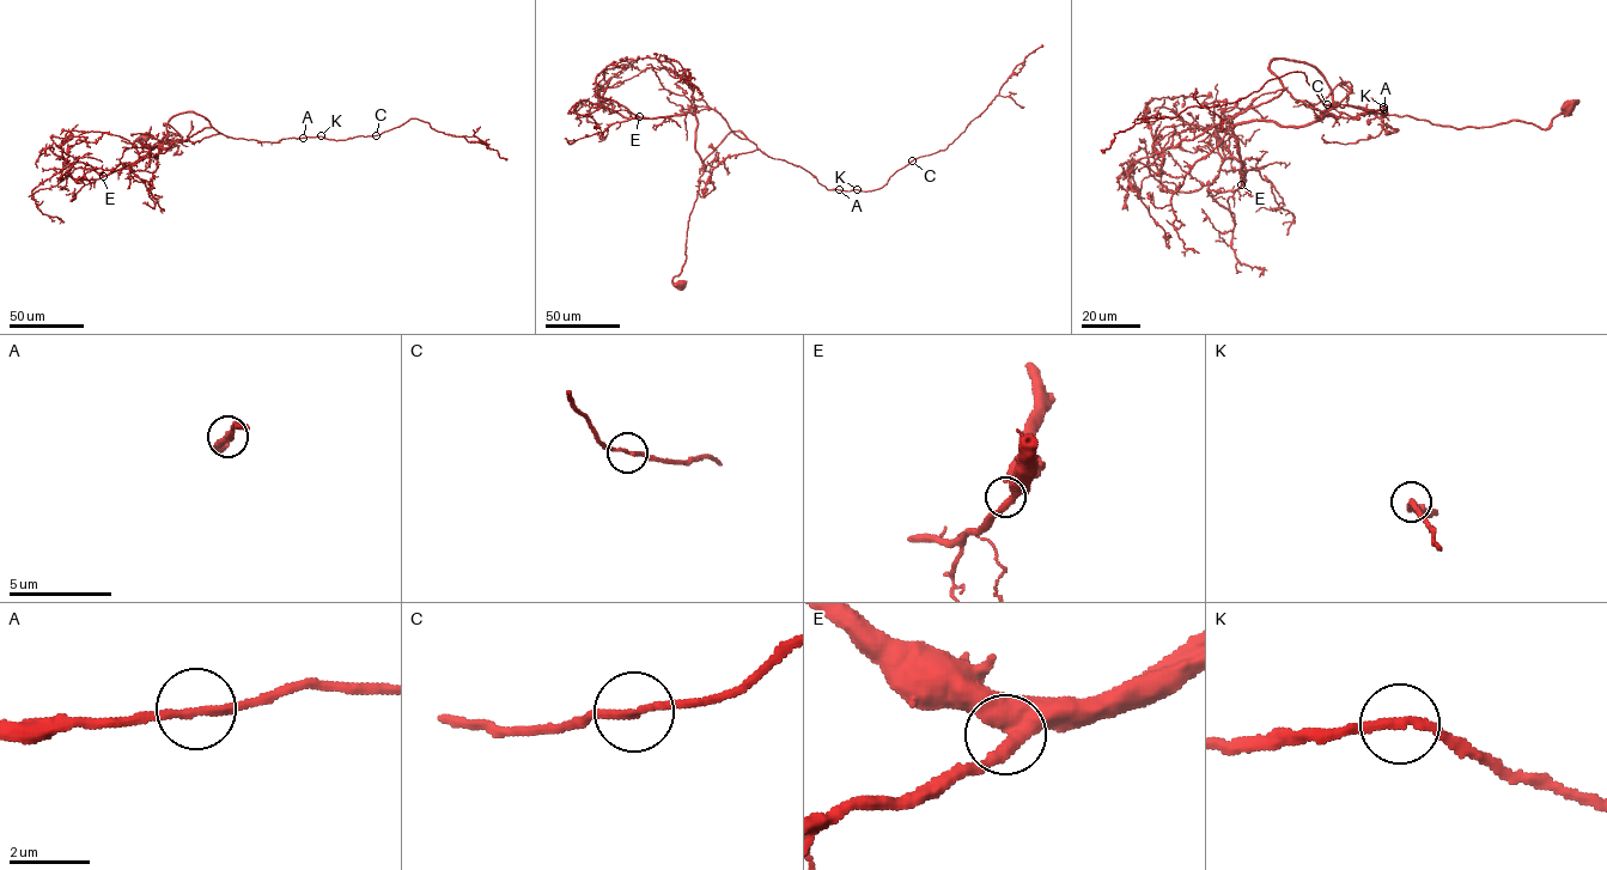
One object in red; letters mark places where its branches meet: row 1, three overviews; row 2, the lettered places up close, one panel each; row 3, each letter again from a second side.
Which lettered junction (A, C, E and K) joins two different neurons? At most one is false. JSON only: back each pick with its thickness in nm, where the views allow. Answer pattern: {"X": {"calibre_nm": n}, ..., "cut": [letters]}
{"cut": []}

